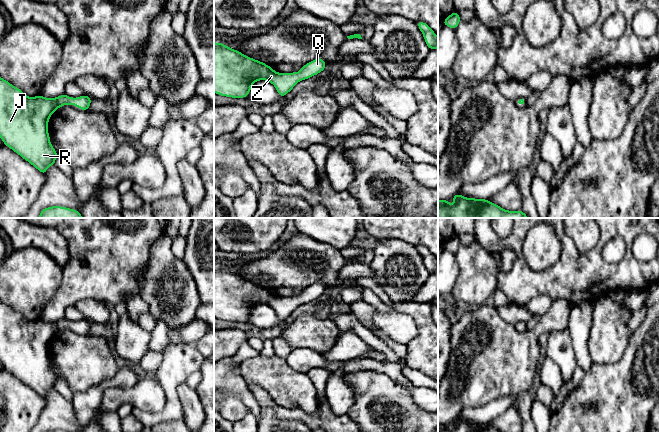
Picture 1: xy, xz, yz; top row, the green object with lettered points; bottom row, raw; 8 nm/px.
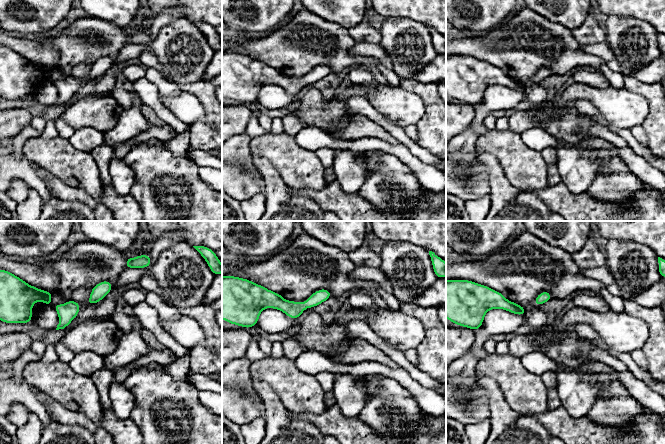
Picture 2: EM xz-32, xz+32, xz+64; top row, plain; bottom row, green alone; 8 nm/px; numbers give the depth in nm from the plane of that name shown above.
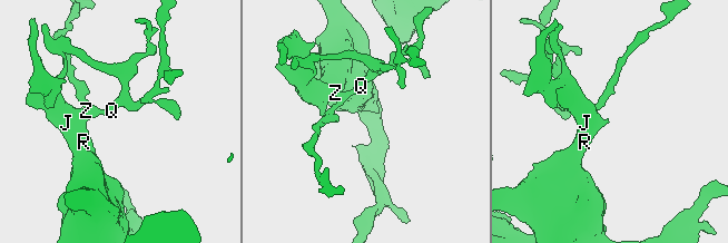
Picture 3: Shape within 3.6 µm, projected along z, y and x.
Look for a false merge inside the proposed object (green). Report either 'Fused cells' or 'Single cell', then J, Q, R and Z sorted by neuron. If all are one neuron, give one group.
Single cell. Groups: J Q R Z

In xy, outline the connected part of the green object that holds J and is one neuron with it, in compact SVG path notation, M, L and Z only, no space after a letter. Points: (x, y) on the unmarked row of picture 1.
M0 301L0 361L7 371L28 385L43 399L49 390L55 390L58 377L50 367L48 346L51 339L63 329L75 329L80 334L89 334L92 322L82 319L72 322L62 318L56 322L42 319L26 320L19 312Z

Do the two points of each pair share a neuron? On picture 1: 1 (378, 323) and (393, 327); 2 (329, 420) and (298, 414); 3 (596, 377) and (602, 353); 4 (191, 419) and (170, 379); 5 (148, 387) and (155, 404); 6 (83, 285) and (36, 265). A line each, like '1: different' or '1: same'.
1: same
2: same
3: different
4: different
5: same
6: different

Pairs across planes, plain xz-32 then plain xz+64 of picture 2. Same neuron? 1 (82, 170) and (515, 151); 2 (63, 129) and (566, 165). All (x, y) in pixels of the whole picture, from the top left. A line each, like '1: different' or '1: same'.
1: same
2: same

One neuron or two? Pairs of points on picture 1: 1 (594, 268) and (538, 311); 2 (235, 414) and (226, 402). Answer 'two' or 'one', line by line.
1: two
2: one

